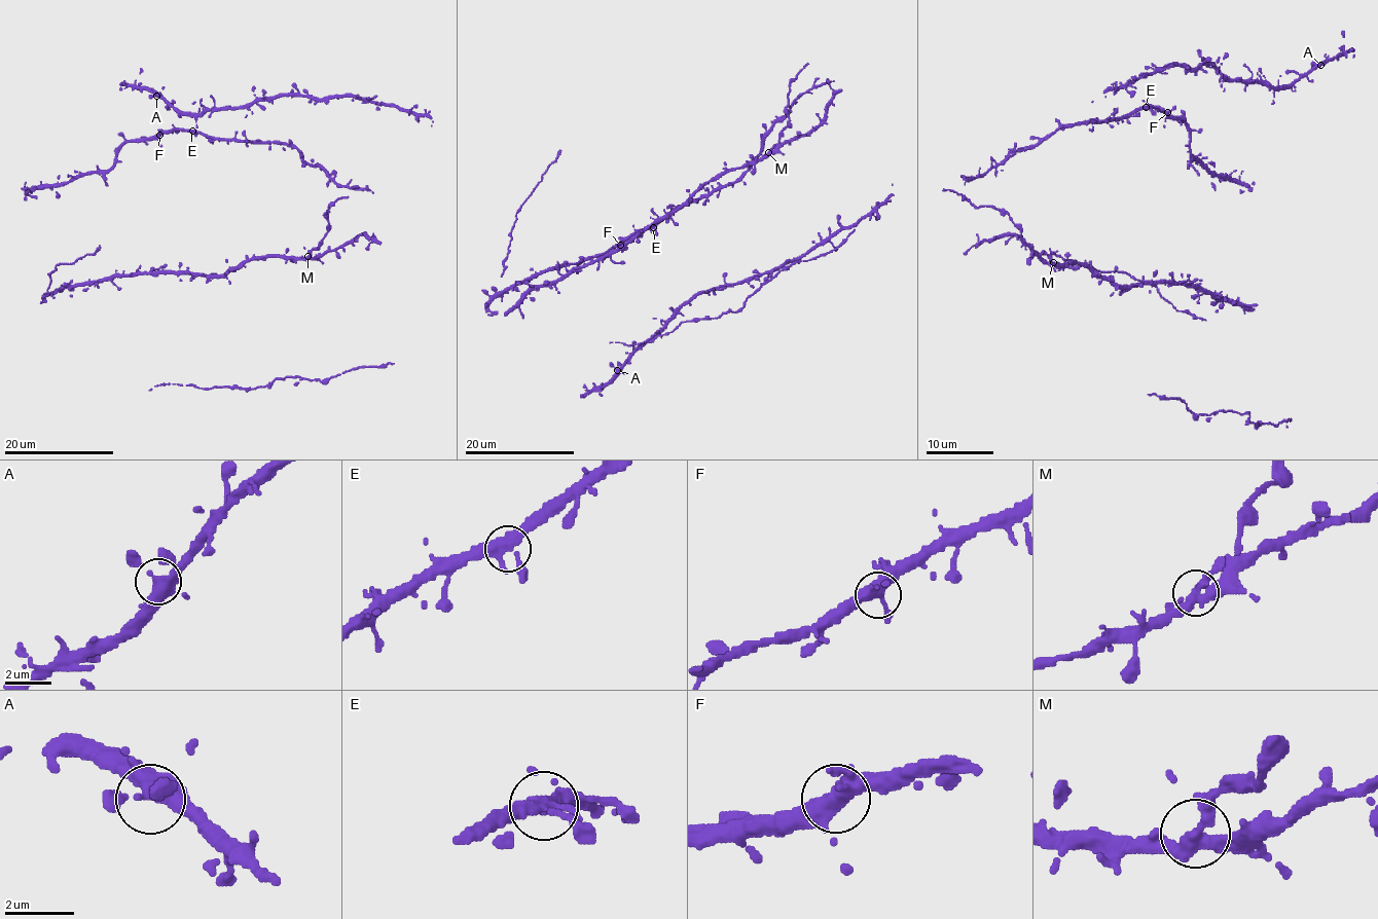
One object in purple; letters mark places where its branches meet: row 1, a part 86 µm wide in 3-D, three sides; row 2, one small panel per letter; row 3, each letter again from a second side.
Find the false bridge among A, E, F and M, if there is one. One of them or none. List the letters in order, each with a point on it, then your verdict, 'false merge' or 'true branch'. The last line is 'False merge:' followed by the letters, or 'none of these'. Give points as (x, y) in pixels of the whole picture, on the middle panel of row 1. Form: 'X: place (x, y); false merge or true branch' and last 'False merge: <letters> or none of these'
A: place (617, 370); true branch
E: place (653, 227); true branch
F: place (620, 245); true branch
M: place (768, 152); false merge
False merge: M

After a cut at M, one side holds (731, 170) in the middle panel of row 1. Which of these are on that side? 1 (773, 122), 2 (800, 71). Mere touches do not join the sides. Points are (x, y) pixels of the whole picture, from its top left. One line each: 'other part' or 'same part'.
1: same part
2: other part

